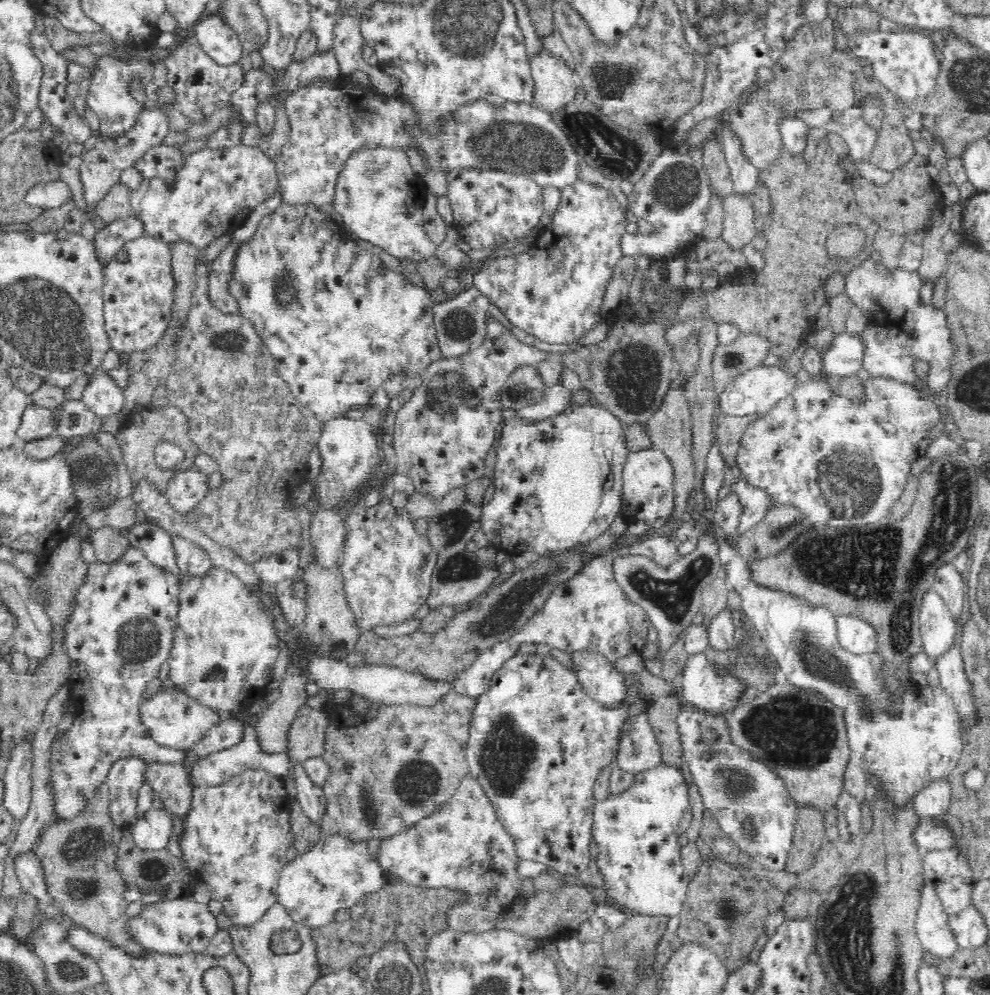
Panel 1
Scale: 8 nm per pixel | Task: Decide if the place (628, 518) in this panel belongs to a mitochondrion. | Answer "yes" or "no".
no

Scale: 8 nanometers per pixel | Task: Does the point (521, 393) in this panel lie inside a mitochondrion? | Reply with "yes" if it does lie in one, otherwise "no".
yes

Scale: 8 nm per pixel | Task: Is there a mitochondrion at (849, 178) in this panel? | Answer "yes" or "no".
no

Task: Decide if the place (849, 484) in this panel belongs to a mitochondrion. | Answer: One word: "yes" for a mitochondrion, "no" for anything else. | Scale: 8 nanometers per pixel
yes

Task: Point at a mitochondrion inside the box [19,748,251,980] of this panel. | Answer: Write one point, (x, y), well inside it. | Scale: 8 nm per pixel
(86, 844)

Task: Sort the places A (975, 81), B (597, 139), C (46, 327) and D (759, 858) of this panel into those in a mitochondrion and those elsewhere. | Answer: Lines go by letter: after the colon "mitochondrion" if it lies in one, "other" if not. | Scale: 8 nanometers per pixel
A: mitochondrion
B: mitochondrion
C: mitochondrion
D: other

